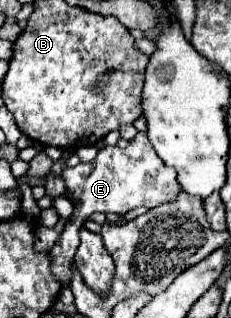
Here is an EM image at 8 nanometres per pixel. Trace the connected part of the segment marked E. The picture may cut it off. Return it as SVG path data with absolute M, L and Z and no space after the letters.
M138 133L126 149L120 147L102 147L94 161L78 163L76 167L68 167L62 173L66 189L74 195L74 213L72 219L62 229L58 241L50 249L52 255L52 273L66 285L70 281L70 263L72 263L72 245L78 245L80 229L84 221L92 213L116 213L126 215L136 207L158 207L162 203L170 203L182 191L176 171L158 159L154 147L150 147L150 139L146 133Z

